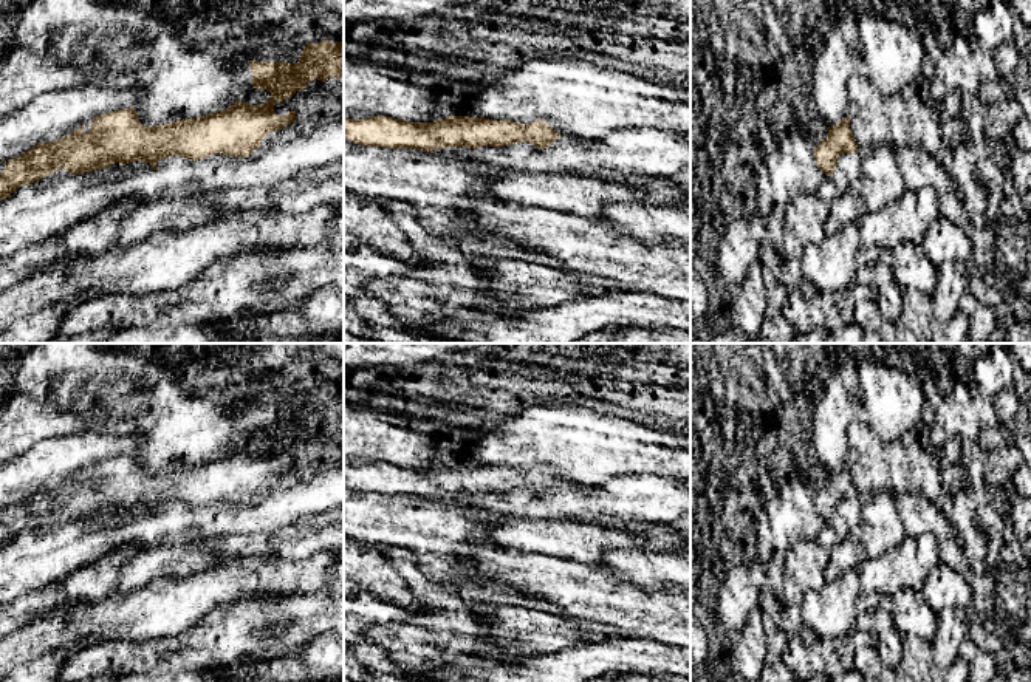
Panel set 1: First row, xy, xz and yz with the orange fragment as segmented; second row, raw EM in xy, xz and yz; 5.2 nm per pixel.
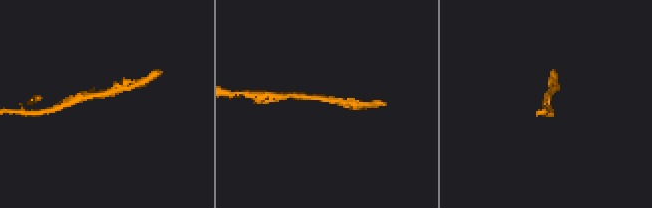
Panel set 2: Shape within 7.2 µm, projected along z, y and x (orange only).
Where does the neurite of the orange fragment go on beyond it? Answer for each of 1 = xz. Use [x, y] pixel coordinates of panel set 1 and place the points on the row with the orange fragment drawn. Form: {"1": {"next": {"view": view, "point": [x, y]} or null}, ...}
{"1": {"next": null}}

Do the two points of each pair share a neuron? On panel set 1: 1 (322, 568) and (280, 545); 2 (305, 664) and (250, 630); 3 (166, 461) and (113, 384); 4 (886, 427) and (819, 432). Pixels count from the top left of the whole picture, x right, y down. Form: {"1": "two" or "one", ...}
{"1": "two", "2": "two", "3": "one", "4": "one"}

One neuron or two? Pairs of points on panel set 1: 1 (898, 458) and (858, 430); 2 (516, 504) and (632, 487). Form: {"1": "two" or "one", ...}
{"1": "one", "2": "one"}

